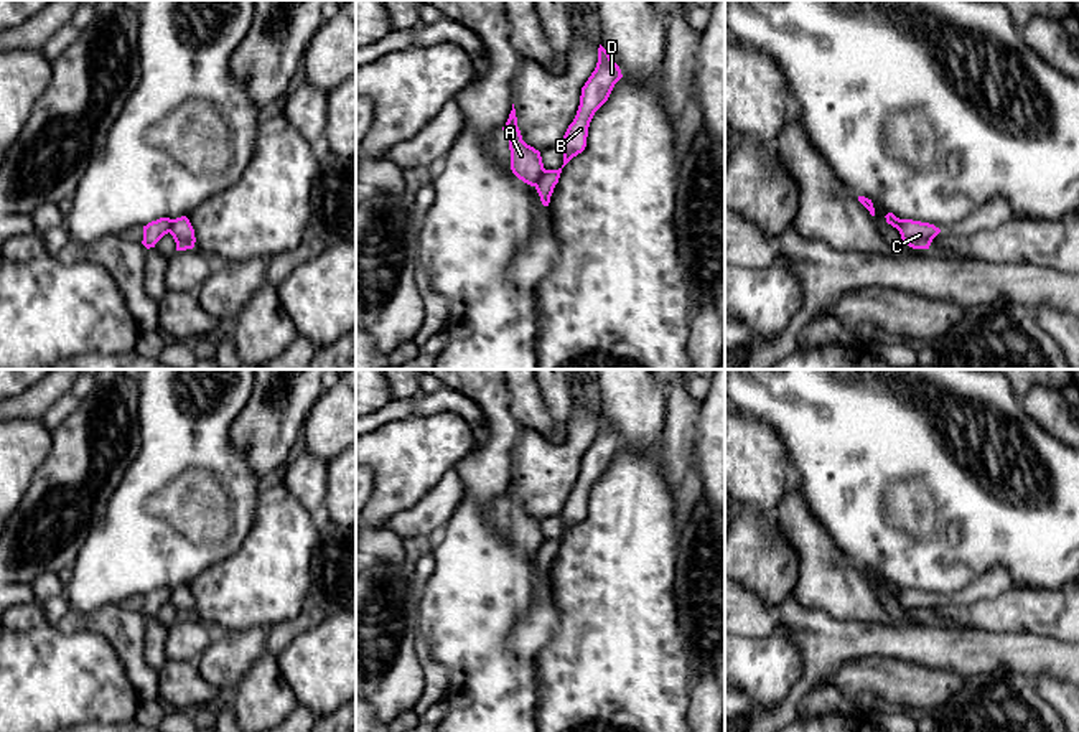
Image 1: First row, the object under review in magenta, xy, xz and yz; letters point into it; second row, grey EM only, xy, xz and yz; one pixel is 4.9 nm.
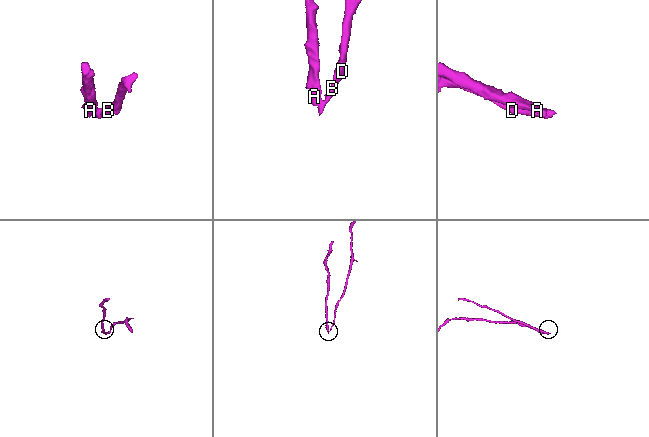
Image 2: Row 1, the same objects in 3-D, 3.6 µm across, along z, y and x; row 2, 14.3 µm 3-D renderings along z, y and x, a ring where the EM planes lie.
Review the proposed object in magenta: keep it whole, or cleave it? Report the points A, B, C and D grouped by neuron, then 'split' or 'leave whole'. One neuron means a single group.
A / B C D | split

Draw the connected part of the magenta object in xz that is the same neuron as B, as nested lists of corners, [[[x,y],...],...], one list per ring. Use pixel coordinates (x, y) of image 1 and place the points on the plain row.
[[[600,414],[598,432],[585,455],[582,457],[580,475],[573,491],[568,495],[560,518],[563,521],[563,534],[558,539],[547,539],[535,559],[544,575],[549,575],[555,554],[558,552],[562,537],[586,516],[588,496],[595,481],[608,470],[614,453],[623,447],[619,435],[611,429],[610,422]]]

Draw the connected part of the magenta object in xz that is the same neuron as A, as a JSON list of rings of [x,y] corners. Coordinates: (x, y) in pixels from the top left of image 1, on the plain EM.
[[[516,478],[512,480],[506,495],[502,496],[509,503],[509,519],[511,519],[511,539],[524,552],[535,556],[540,546],[547,541],[542,533],[540,521],[527,514],[522,509],[521,500],[517,496]]]

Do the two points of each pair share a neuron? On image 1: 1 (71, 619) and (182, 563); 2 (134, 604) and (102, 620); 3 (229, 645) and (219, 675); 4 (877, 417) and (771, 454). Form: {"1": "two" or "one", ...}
{"1": "two", "2": "two", "3": "one", "4": "two"}

